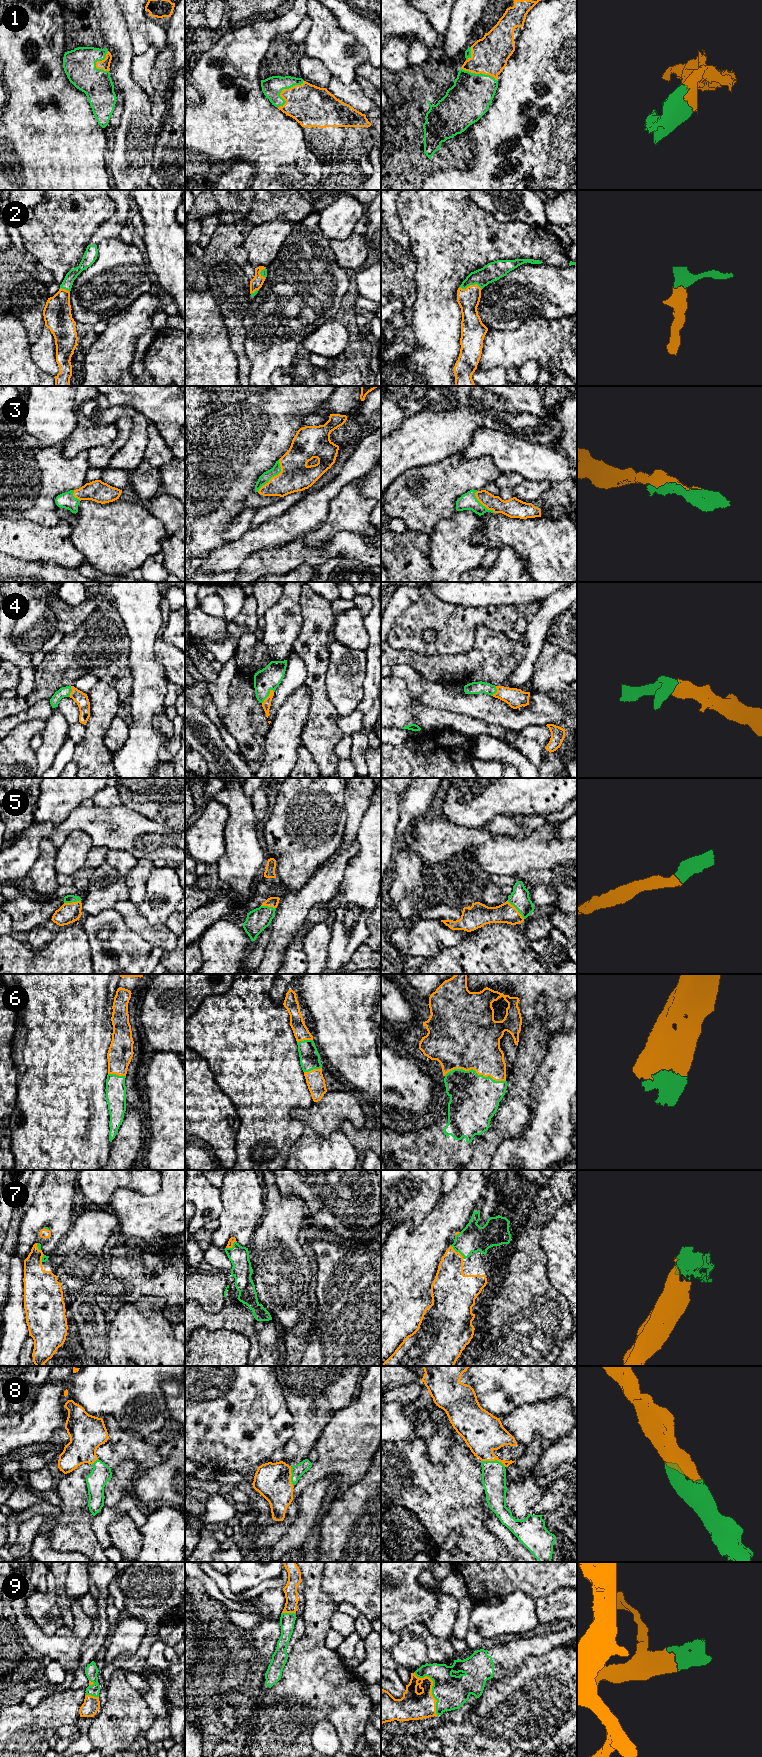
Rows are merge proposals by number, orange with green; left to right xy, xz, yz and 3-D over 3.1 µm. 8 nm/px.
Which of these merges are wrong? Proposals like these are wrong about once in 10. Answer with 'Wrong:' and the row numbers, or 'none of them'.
Wrong: none of them

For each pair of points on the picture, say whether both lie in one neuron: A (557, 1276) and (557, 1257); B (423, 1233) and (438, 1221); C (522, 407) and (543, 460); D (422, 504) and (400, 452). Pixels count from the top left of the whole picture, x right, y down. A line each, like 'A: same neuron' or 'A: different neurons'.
A: same neuron
B: same neuron
C: different neurons
D: different neurons

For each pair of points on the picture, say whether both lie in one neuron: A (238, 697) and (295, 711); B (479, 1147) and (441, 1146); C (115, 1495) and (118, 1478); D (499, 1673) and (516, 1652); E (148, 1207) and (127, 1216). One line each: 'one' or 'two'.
A: two
B: two
C: one
D: one
E: one

